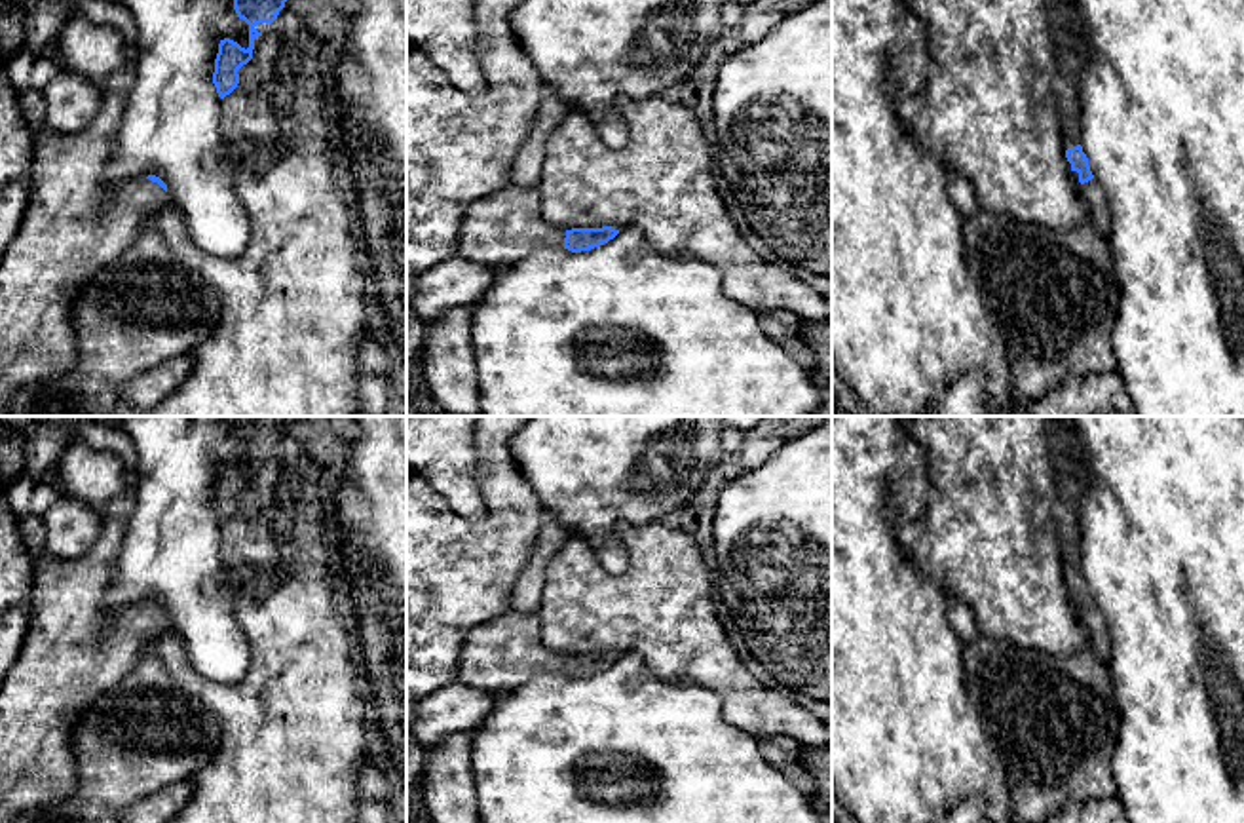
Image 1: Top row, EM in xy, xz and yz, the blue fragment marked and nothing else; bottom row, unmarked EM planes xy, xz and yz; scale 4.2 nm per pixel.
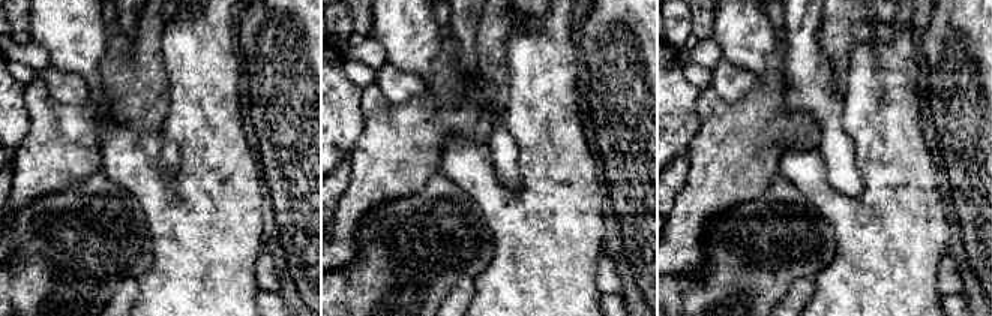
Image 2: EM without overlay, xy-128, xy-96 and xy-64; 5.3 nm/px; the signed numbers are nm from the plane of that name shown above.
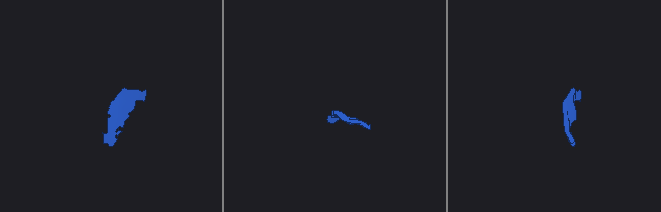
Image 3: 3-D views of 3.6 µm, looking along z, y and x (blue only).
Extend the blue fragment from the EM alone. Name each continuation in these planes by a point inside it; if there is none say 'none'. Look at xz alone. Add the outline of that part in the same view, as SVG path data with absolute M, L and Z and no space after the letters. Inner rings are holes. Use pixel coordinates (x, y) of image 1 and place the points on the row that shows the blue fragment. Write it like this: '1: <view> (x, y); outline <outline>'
1: xz (498, 230); outline M509 184L467 207L456 255L486 268L509 268L536 249L564 249L564 238L566 228L541 215L536 186Z

